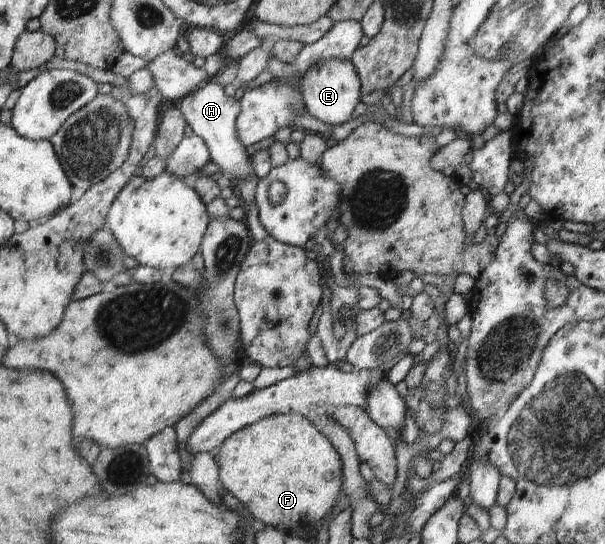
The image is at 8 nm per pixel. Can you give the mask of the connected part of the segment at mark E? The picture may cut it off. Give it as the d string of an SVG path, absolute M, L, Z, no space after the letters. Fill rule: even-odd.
M329 59L321 61L319 65L313 65L313 69L305 73L301 85L303 85L306 112L329 125L341 125L352 119L355 107L361 101L361 81L350 60Z

